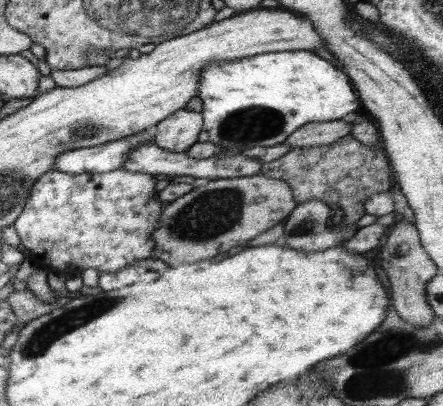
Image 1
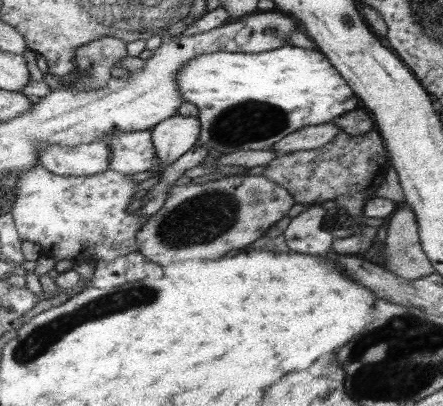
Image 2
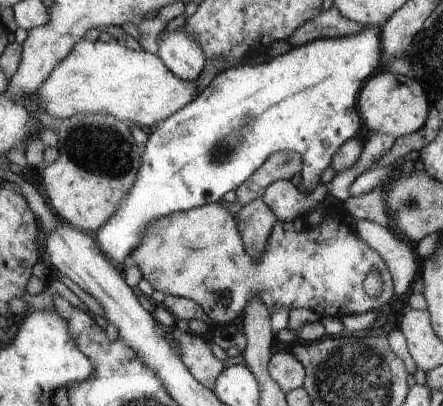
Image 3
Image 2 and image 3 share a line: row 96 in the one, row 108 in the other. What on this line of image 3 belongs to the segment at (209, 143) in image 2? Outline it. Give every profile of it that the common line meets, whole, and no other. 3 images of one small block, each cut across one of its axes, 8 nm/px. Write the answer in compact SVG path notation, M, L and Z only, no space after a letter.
M363 26L361 32L339 40L313 40L305 46L291 48L285 56L269 58L259 66L235 66L219 70L209 86L193 98L185 108L159 122L147 134L147 146L143 152L143 164L137 172L137 180L125 198L119 202L117 212L105 222L93 238L105 258L121 268L123 260L141 244L145 230L167 214L193 210L207 204L217 204L229 190L237 190L253 172L257 172L265 160L277 152L297 152L303 158L301 186L299 190L311 194L319 184L319 174L331 166L331 158L337 148L351 140L359 128L357 96L361 86L383 68L381 56L381 28Z

